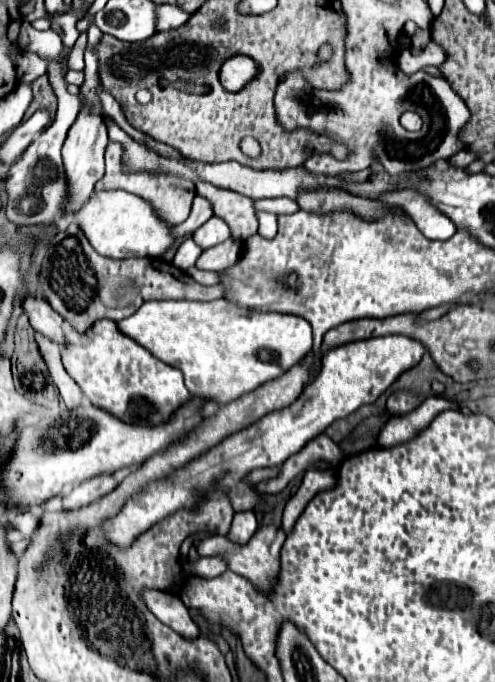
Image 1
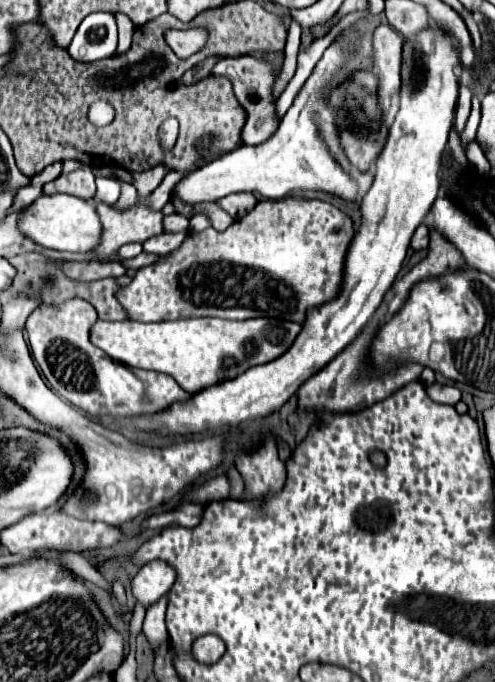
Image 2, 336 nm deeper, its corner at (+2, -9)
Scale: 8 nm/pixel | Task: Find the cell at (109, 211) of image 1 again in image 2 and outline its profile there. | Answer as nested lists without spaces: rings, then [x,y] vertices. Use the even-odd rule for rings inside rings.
[[[42,195],[38,197],[20,219],[20,229],[26,237],[36,241],[42,247],[56,251],[78,251],[86,253],[98,247],[102,235],[102,223],[96,215],[96,207],[92,201],[84,201],[74,195]]]

